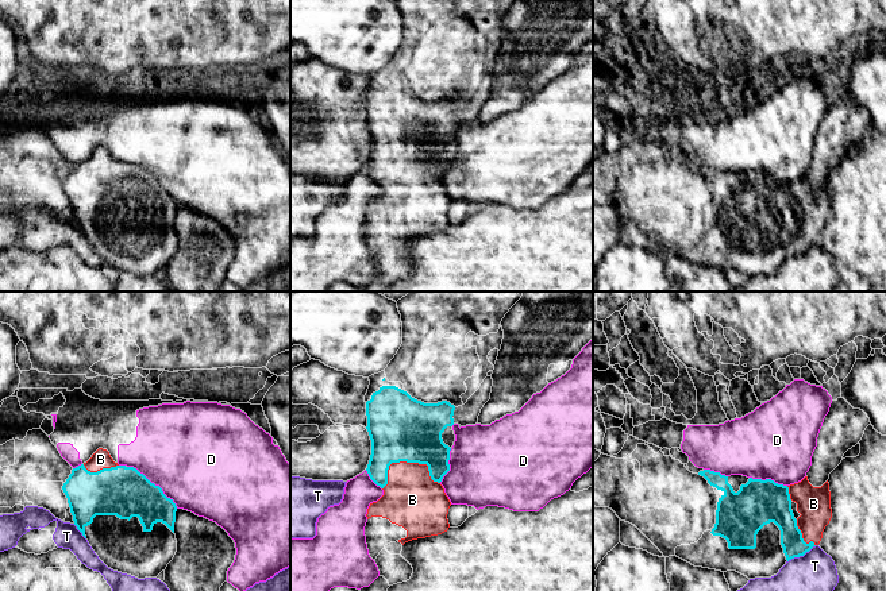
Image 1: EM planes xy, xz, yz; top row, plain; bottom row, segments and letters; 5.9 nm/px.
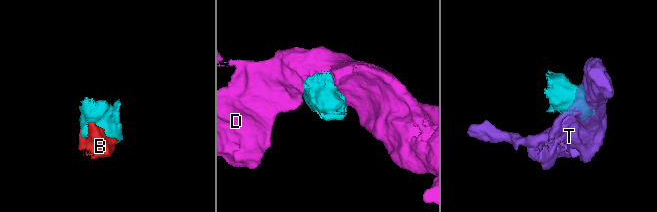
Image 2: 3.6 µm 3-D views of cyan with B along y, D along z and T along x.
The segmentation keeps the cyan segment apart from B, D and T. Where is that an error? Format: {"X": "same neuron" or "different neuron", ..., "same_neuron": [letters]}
{"B": "same neuron", "D": "different neuron", "T": "different neuron", "same_neuron": ["B"]}

